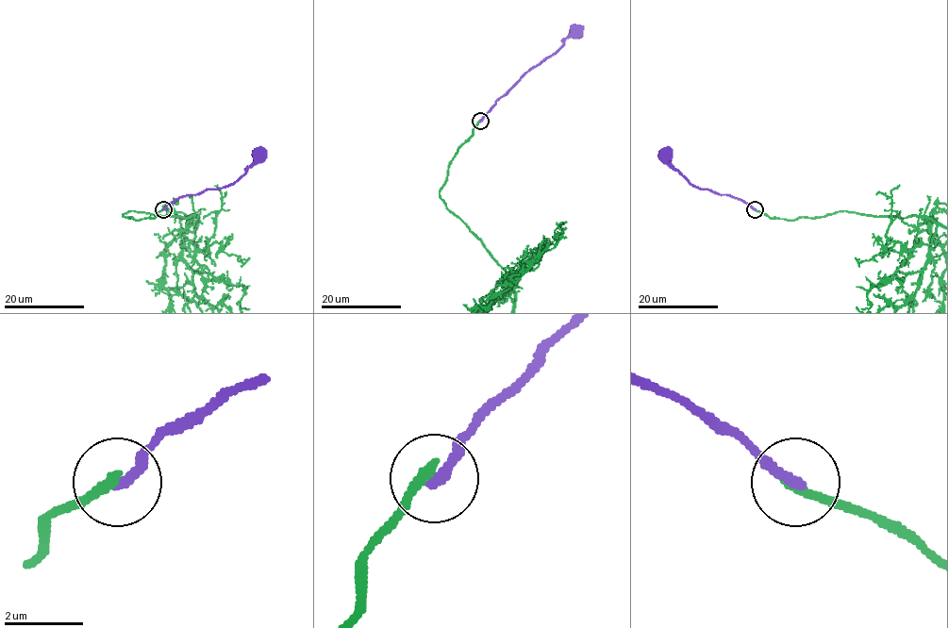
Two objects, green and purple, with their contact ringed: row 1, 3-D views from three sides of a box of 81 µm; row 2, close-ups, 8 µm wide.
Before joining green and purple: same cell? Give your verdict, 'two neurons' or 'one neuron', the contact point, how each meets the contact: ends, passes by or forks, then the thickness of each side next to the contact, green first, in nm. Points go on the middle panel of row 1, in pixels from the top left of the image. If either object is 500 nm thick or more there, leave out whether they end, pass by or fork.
two neurons; at (480, 121); green ends there; purple ends there; 280 nm thick on the green side, 280 nm on the other

